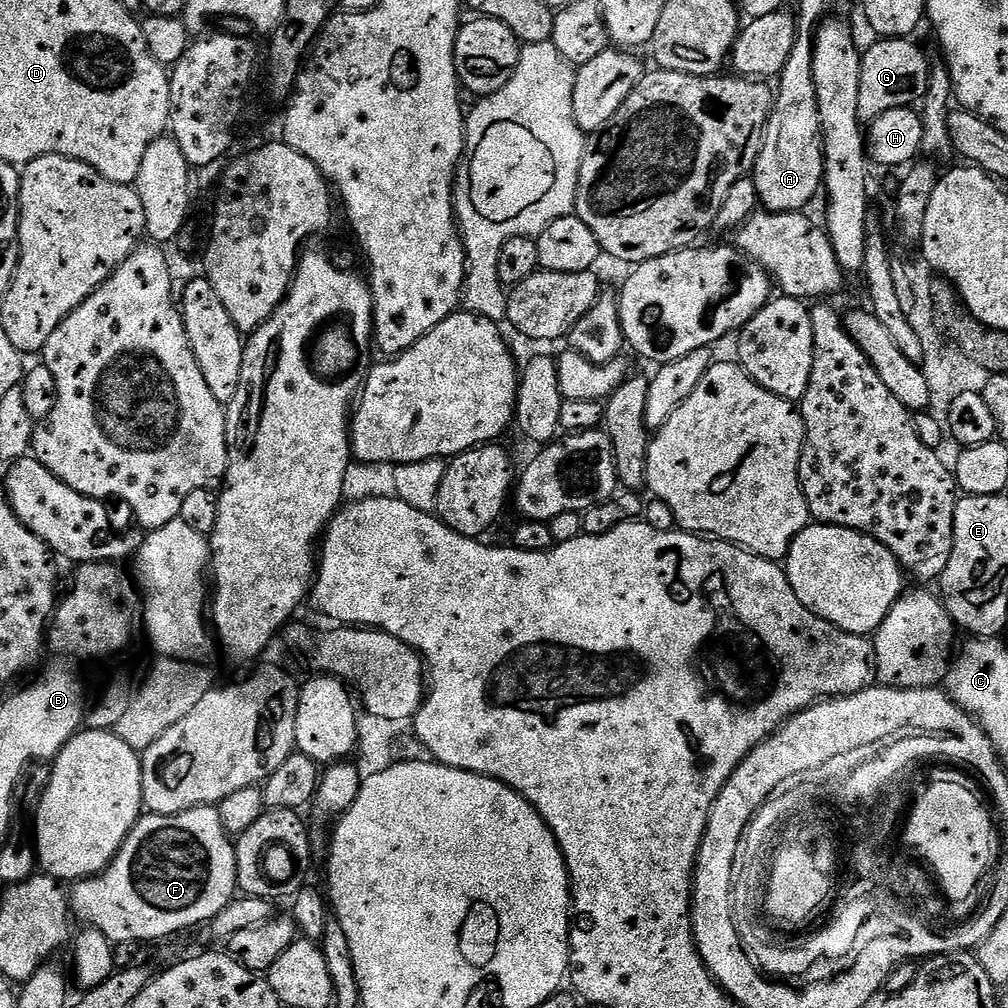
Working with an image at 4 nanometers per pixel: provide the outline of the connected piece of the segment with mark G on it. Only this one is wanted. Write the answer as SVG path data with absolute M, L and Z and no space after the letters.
M880 38L863 49L862 82L858 86L858 114L861 121L877 120L886 110L906 108L923 101L932 77L932 64L928 56L908 38Z

